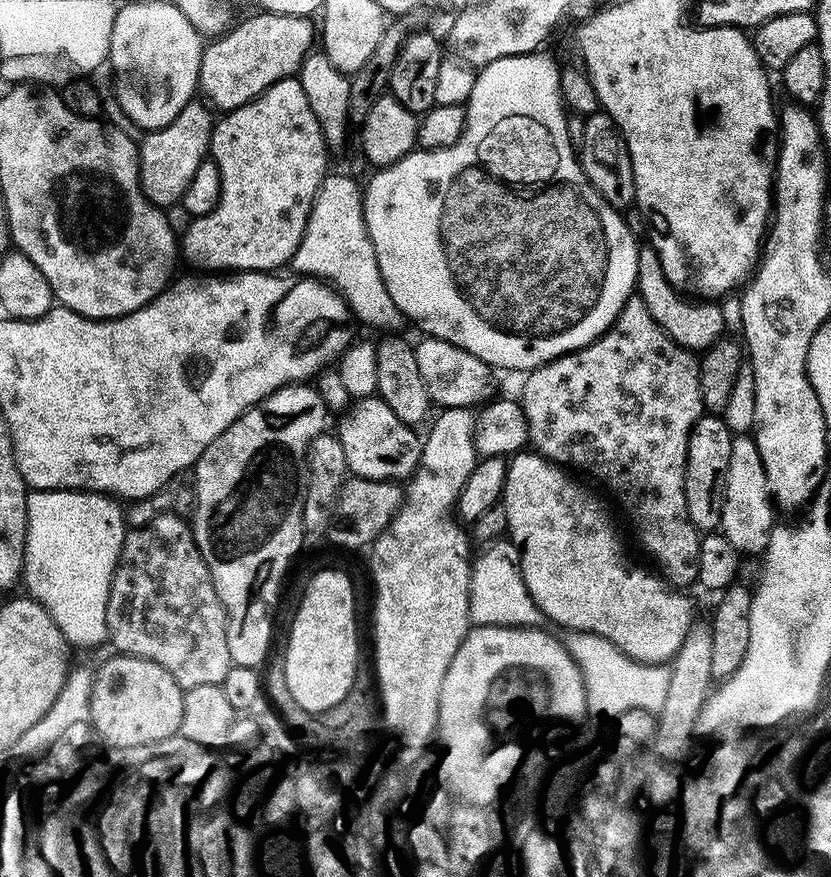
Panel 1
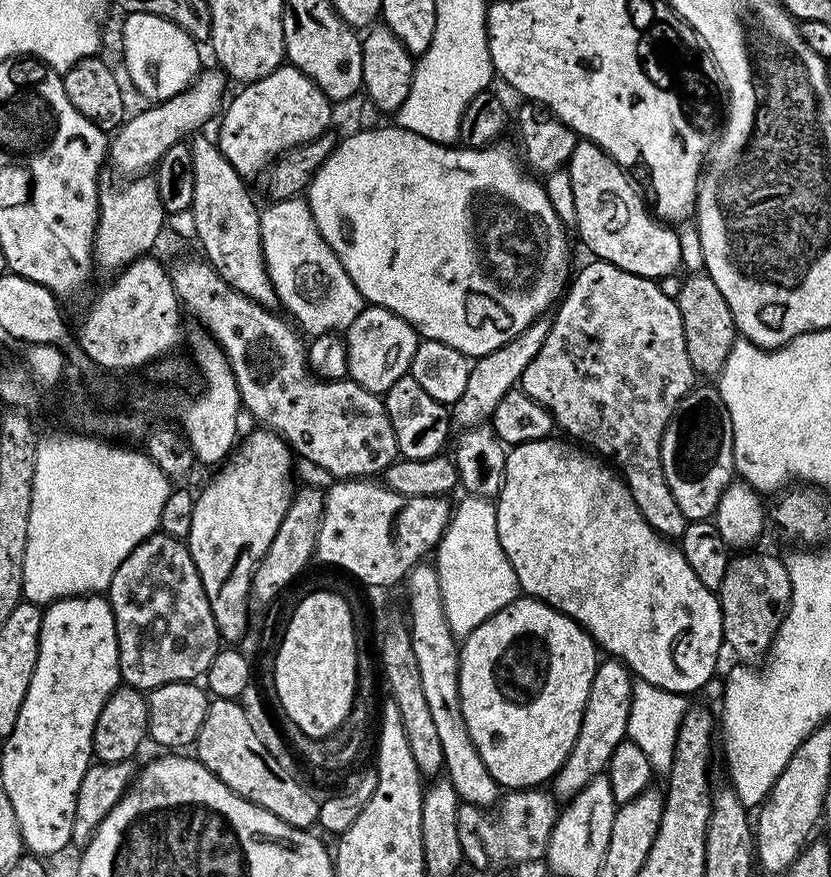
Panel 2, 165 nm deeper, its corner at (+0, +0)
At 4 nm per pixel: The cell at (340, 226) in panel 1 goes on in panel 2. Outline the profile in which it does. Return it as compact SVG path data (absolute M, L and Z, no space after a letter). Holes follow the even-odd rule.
M307 199L277 200L269 205L260 214L260 237L277 299L292 311L291 319L309 337L343 333L366 307L358 286L350 282L338 254L322 238Z

